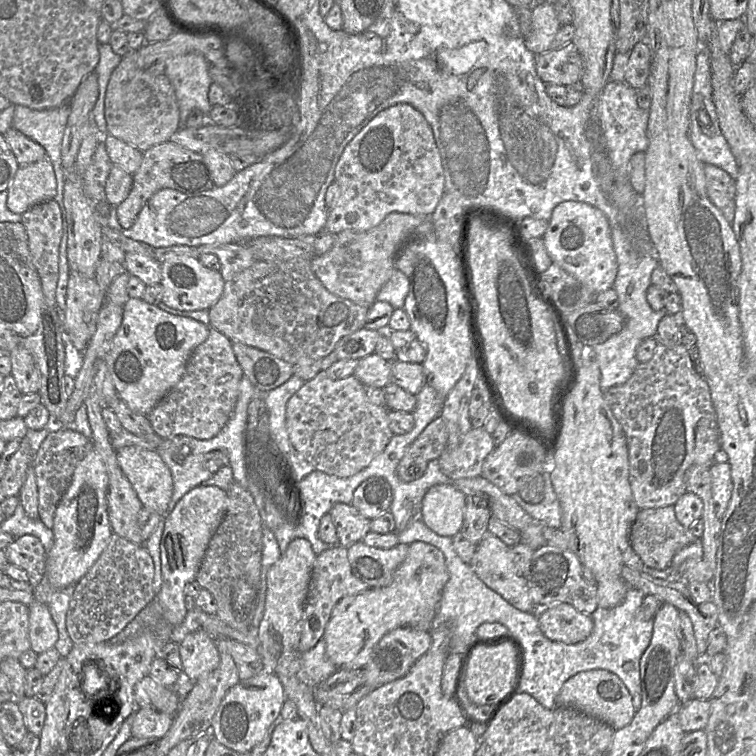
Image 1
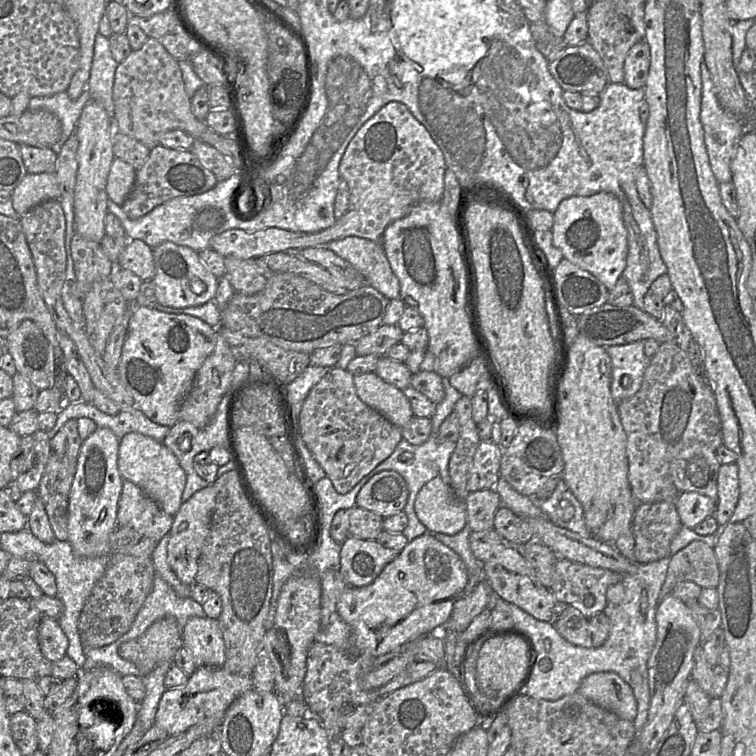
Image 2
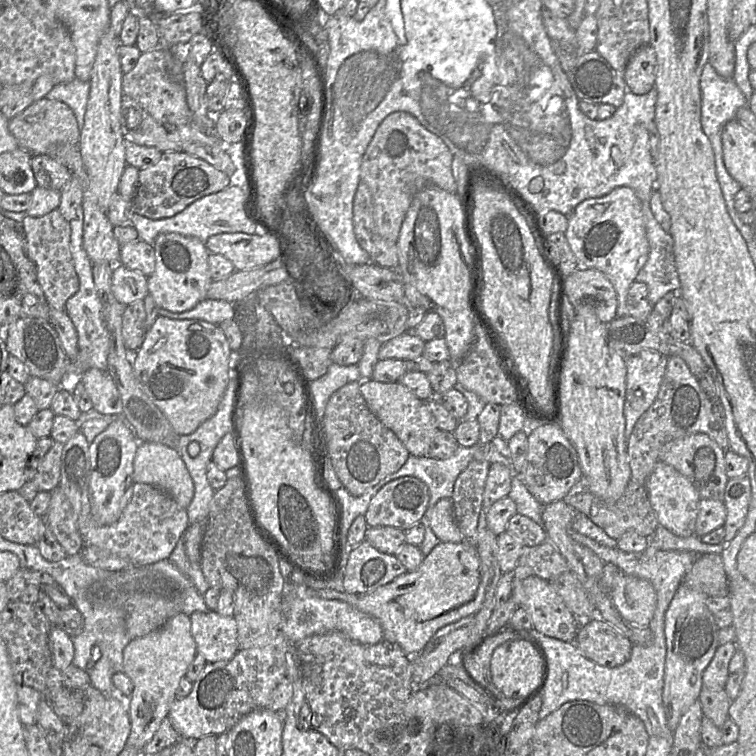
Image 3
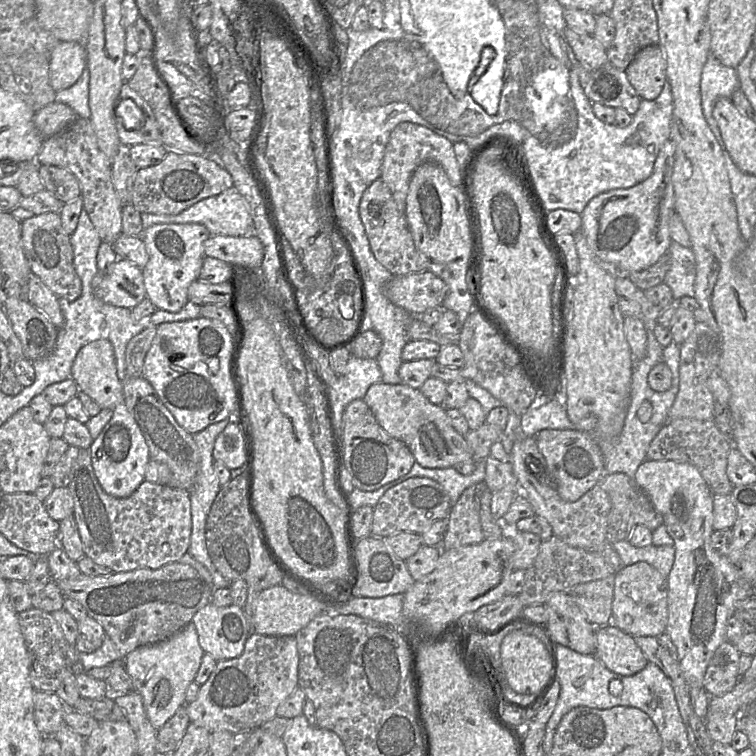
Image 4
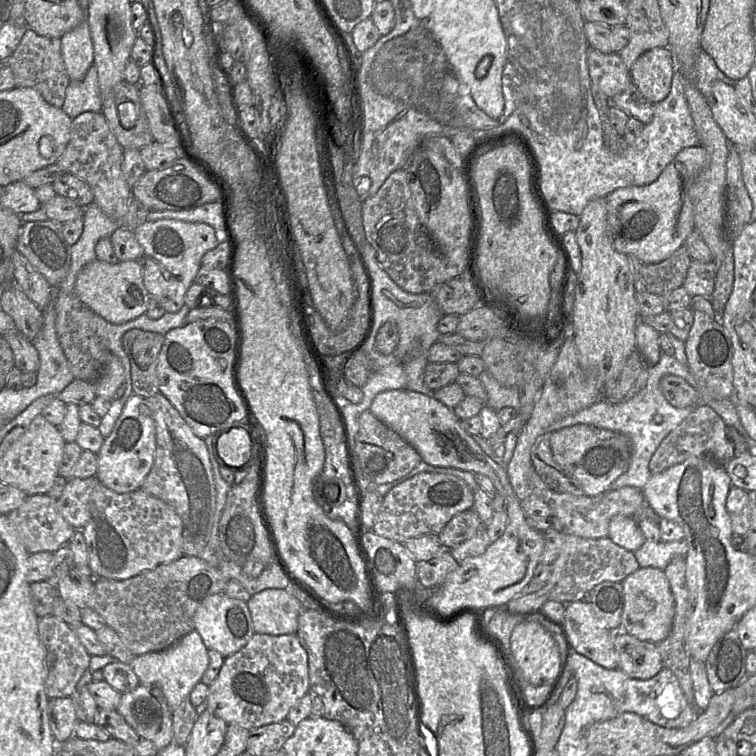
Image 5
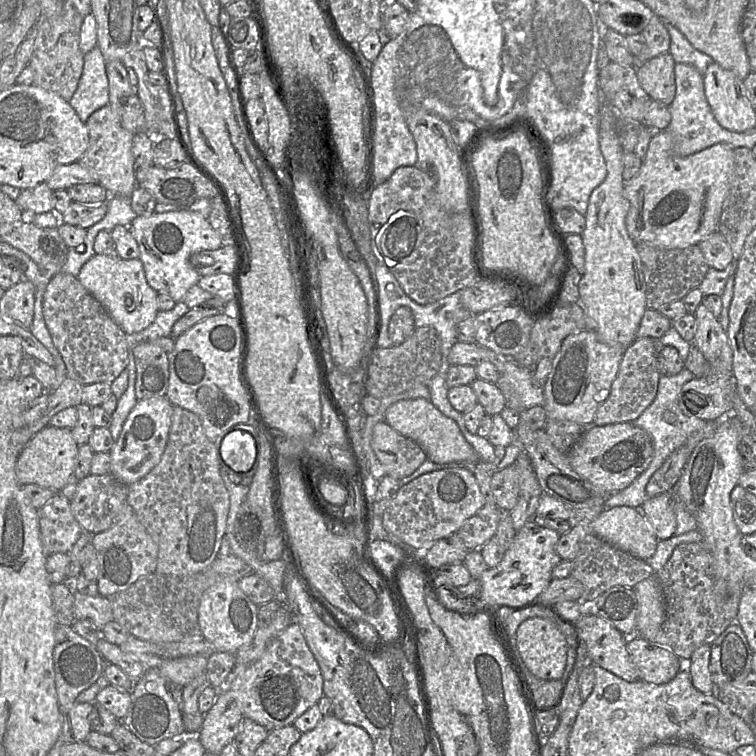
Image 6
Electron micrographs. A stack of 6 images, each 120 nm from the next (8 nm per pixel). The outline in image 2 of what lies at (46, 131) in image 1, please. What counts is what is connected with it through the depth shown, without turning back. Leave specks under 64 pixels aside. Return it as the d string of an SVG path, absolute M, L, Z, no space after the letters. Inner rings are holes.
M87 88L76 100L71 100L66 91L51 96L32 97L30 99L28 110L47 110L55 114L61 121L62 136L56 148L57 155L59 148L67 141L72 132L75 131L84 107L91 100L91 95Z

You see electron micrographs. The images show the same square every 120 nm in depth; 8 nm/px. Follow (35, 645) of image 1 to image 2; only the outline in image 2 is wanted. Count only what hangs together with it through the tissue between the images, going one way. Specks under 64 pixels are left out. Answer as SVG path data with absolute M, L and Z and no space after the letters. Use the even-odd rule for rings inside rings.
M42 618L39 624L39 643L43 656L52 663L67 655L69 641L56 619Z

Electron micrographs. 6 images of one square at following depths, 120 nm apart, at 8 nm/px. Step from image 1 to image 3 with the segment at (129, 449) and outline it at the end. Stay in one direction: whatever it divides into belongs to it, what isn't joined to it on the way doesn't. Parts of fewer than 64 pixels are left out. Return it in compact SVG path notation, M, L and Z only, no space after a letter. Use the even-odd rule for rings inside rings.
M139 441L132 479L160 488L184 509L193 498L194 484L184 461L175 449L163 444Z

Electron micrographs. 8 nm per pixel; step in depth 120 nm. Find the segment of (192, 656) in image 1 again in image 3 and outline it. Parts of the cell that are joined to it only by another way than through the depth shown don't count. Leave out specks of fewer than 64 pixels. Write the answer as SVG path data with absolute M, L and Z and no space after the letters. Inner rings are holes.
M216 611L194 612L190 615L190 620L197 653L201 654L207 663L228 661L239 651L237 624L233 616L222 616Z

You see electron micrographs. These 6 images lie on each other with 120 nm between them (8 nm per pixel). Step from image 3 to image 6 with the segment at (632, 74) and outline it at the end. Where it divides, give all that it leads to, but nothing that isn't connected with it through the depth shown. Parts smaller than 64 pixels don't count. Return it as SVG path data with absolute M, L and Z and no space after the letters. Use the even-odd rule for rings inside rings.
M668 51L635 66L642 89L651 99L666 106L670 105L675 98L675 63Z

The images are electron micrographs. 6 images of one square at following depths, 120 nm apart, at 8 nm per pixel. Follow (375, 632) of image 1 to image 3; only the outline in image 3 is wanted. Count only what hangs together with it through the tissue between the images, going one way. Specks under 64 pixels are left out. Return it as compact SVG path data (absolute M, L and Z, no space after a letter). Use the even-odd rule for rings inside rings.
M467 541L460 543L440 542L425 556L416 571L406 572L370 593L351 594L344 590L333 589L313 589L313 591L323 599L343 601L375 618L382 627L383 639L397 644L410 657L418 655L432 636L442 627L475 614L483 606L487 594L483 585L482 568L477 548Z

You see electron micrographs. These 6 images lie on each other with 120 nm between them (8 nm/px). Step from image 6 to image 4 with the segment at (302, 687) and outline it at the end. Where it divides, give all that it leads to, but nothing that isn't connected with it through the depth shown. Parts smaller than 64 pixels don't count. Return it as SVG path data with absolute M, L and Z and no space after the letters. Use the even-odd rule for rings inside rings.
M251 632L243 653L234 659L218 661L208 680L200 685L198 696L192 703L185 703L191 723L210 732L226 730L233 734L249 733L276 716L278 706L298 687L299 655L294 636L265 636Z

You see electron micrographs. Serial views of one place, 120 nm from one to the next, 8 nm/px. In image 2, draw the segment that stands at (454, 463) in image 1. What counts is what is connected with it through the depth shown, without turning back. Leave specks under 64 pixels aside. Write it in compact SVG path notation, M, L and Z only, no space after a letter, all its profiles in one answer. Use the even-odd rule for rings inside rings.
M481 441L469 468L467 492L493 489L500 479L500 462L503 454L500 443Z

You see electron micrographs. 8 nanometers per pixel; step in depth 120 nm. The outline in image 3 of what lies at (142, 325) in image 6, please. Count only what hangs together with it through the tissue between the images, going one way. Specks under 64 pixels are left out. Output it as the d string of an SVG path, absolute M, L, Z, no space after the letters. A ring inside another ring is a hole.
M121 263L113 267L112 293L118 302L128 306L143 301L148 294L147 276L130 270Z

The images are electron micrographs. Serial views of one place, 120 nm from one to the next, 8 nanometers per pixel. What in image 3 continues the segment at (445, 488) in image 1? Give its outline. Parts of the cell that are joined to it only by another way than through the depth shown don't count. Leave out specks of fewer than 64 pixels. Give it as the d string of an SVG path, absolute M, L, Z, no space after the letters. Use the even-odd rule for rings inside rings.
M441 498L434 506L429 506L421 522L424 526L429 525L441 542L464 541L454 518L452 498Z

